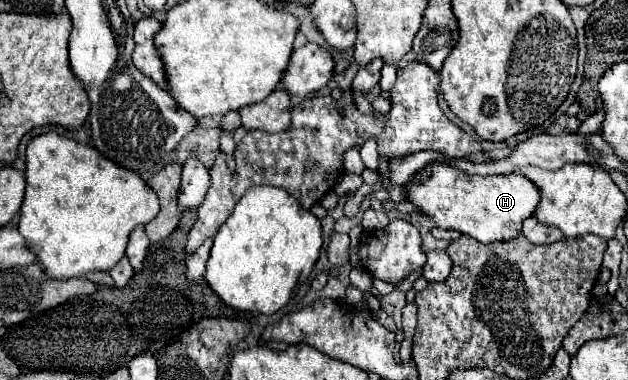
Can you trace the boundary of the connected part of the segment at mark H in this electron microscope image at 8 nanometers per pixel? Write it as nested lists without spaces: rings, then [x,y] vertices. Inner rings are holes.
[[[444,164],[416,172],[404,188],[408,200],[412,200],[422,214],[430,216],[436,226],[458,230],[482,244],[518,238],[522,222],[534,214],[540,202],[540,190],[522,174],[470,176]]]

